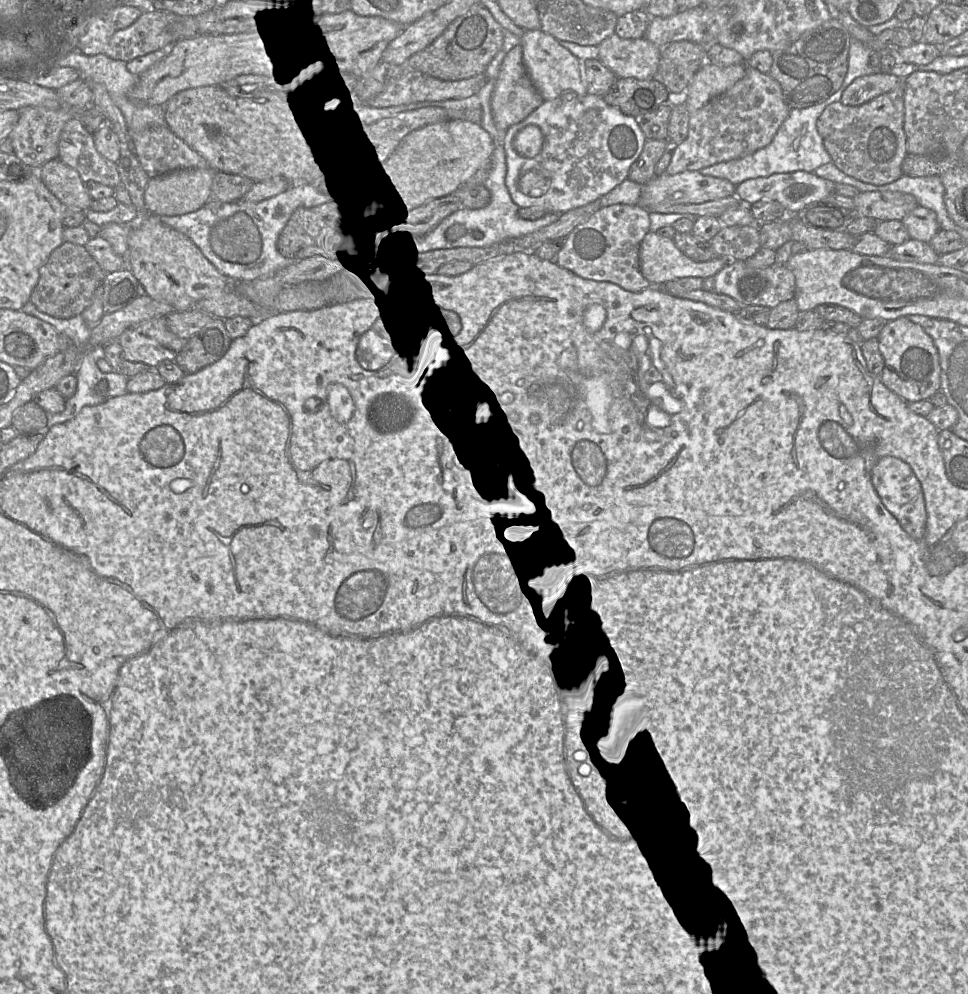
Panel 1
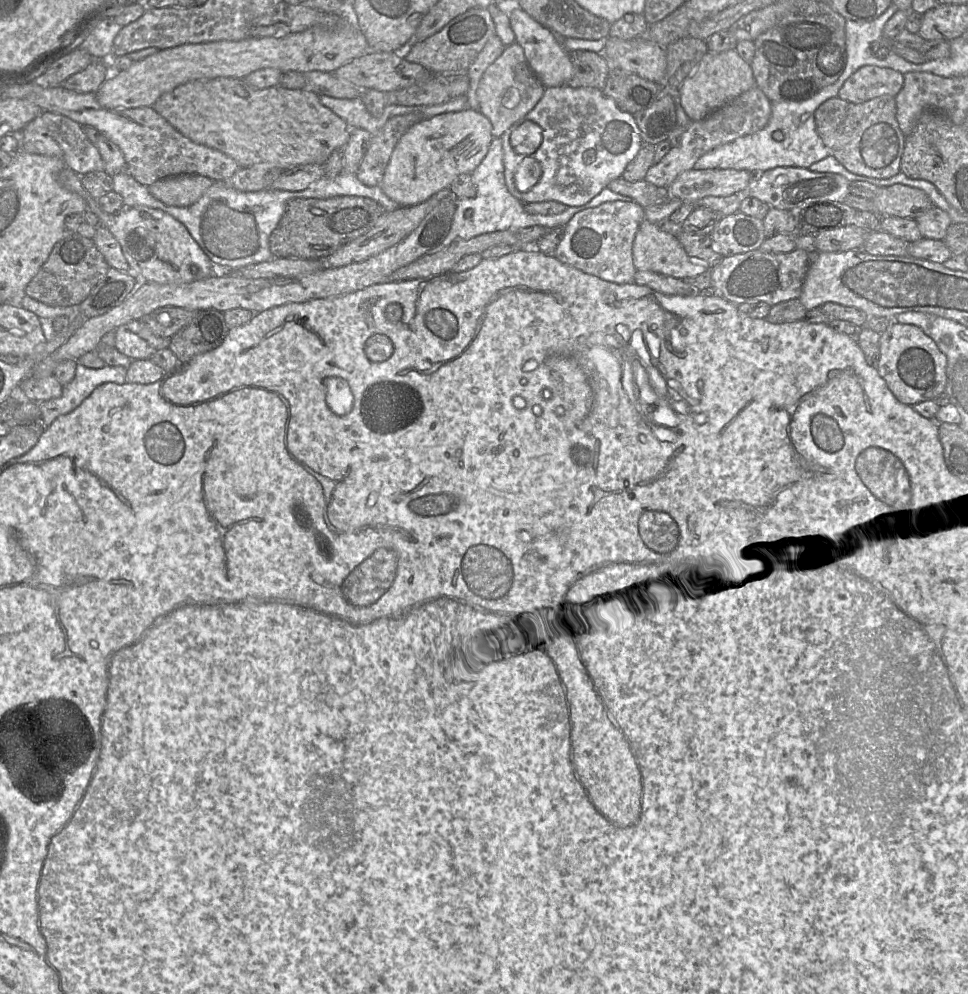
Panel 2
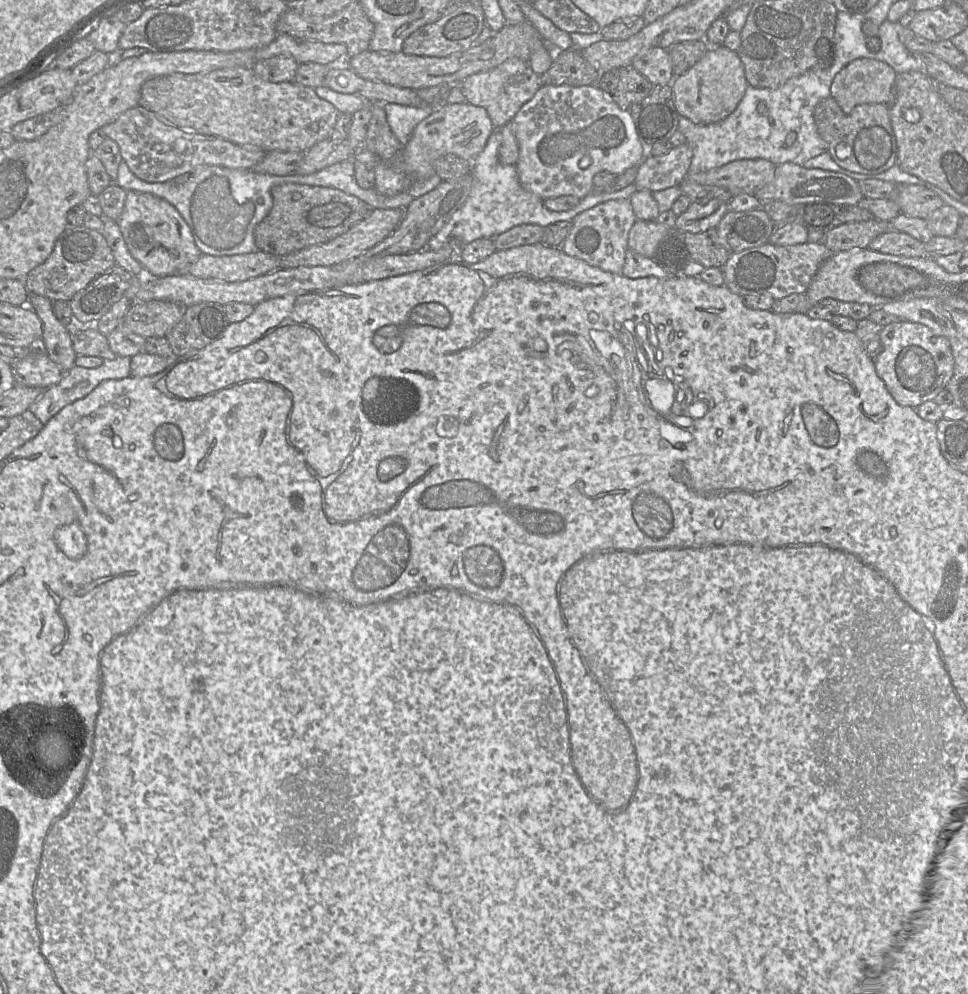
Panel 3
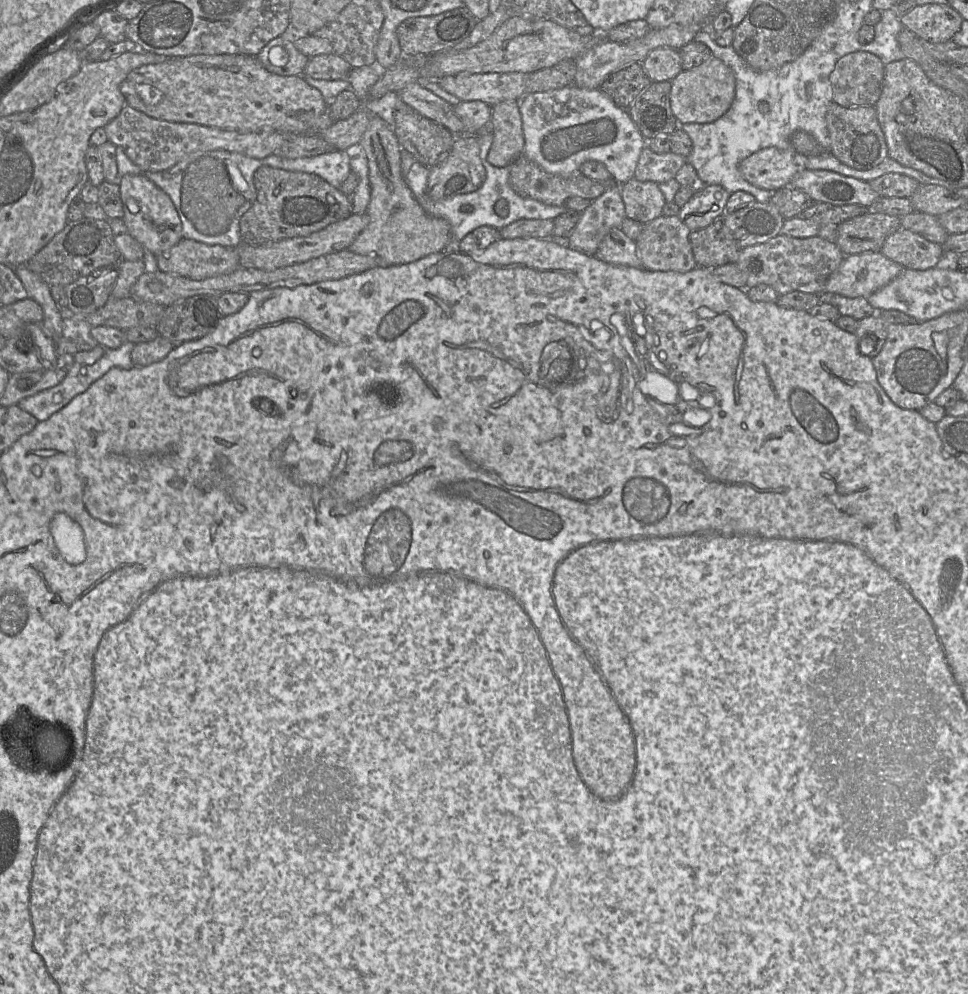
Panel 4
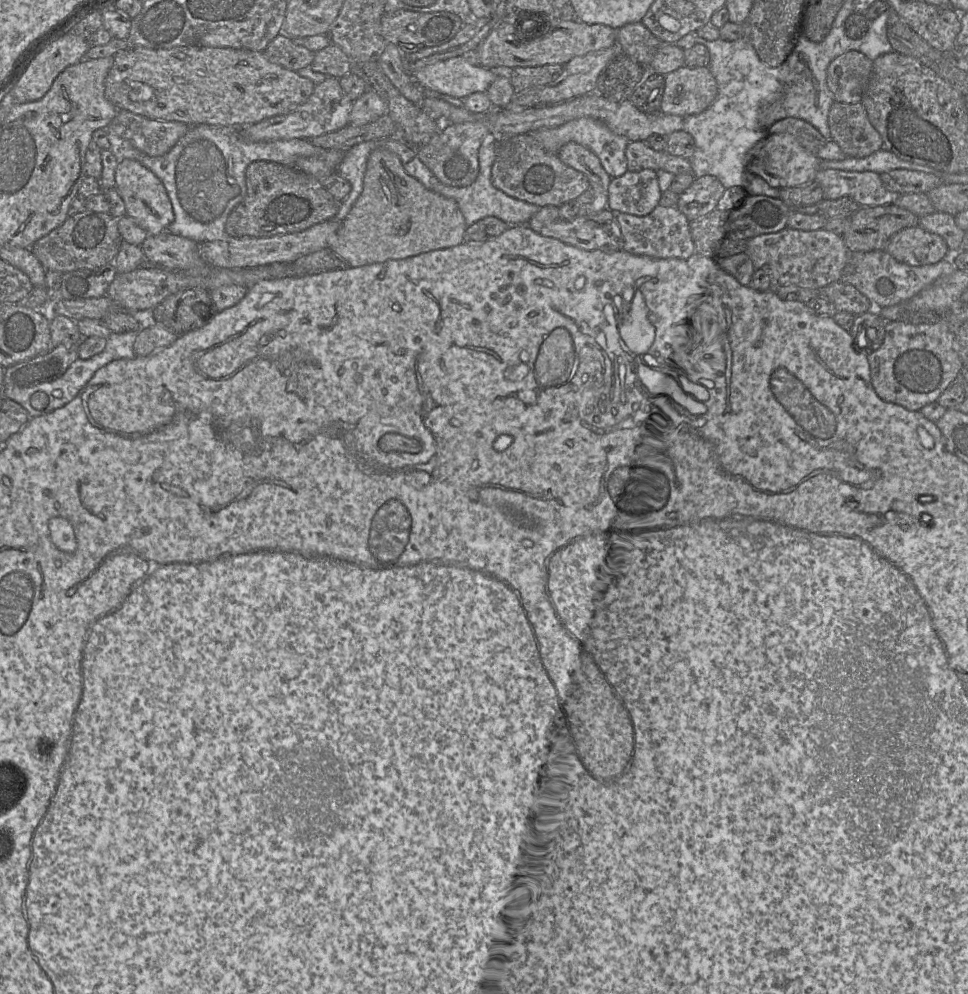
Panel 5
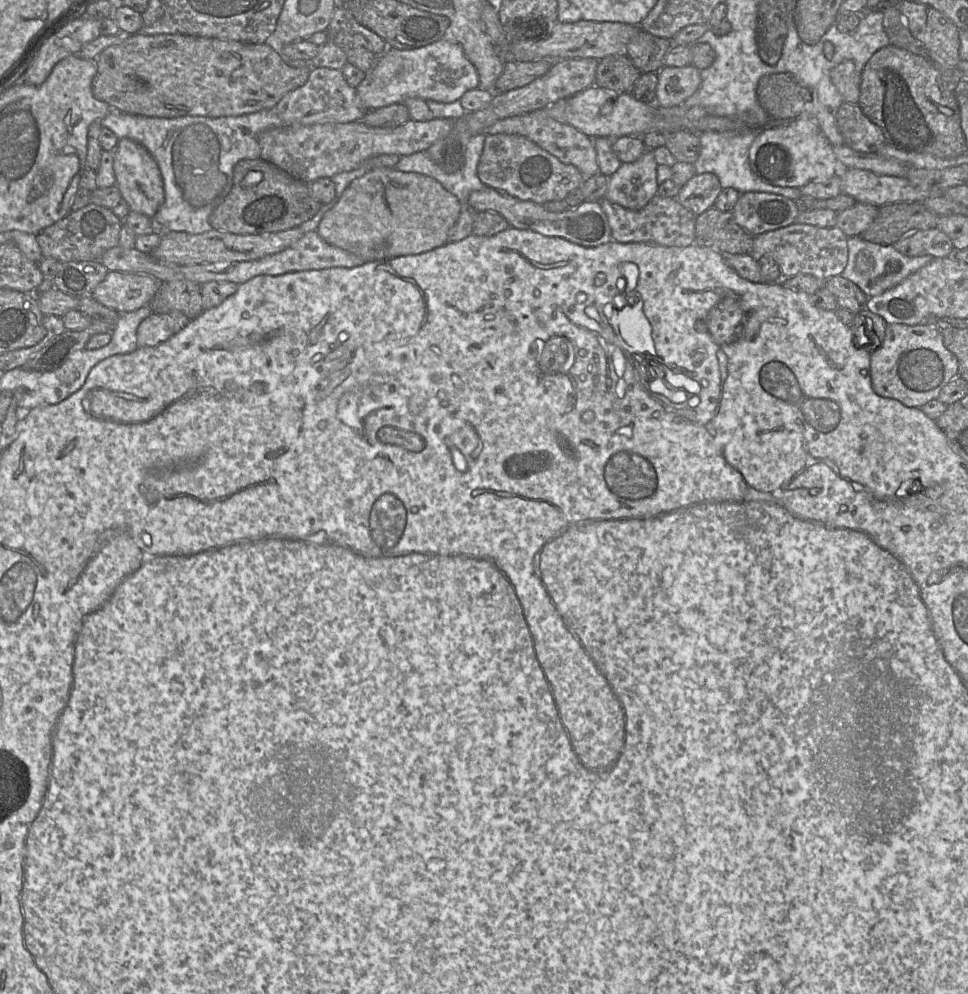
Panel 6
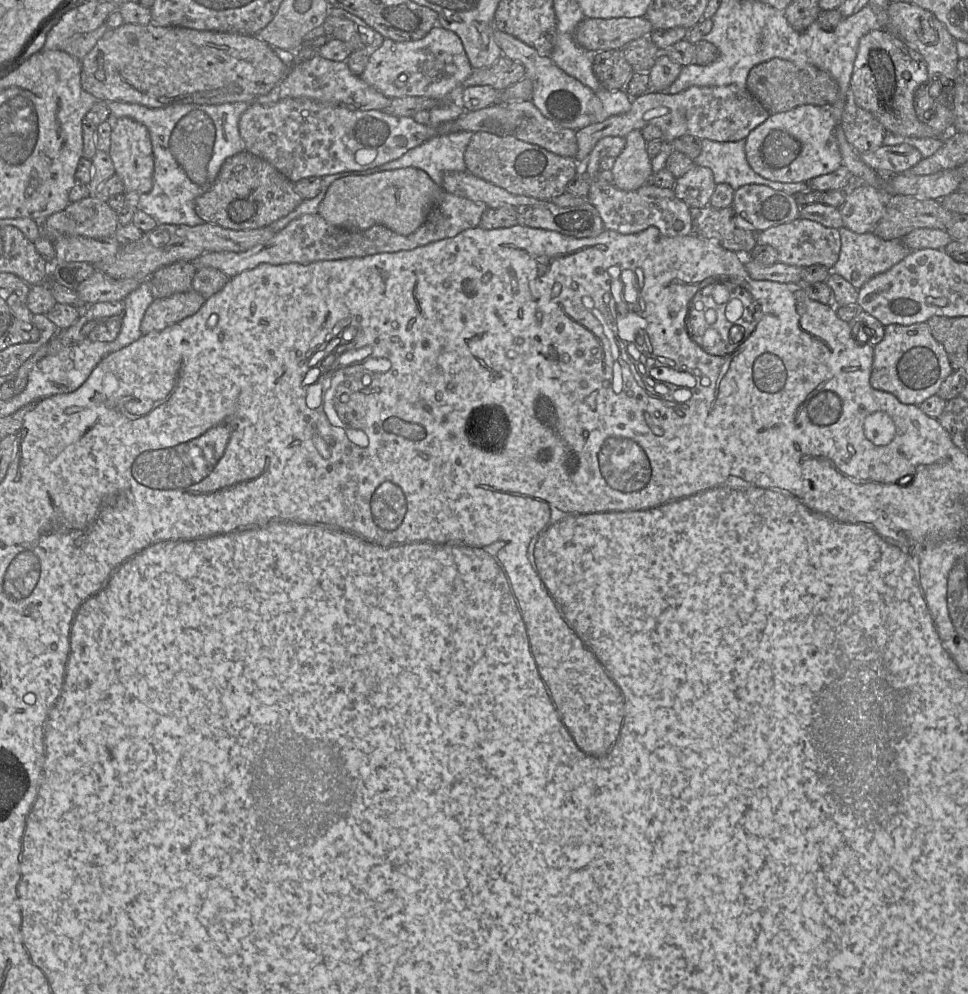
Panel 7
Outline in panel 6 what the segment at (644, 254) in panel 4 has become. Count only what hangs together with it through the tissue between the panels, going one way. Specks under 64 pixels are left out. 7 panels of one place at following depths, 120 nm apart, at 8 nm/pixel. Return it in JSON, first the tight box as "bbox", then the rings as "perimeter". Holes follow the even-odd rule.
{"bbox":[600,196,696,247],"perimeter":[[[654,196],[641,210],[630,210],[606,198],[600,201],[611,228],[612,240],[618,243],[644,243],[664,247],[687,247],[695,244],[696,216],[676,198]]]}

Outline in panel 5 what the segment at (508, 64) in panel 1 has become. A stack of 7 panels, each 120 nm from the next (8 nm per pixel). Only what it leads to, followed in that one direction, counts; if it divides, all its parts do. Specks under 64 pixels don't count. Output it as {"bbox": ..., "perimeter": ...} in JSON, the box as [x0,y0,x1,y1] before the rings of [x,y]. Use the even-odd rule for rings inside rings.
{"bbox":[412,56,501,99],"perimeter":[[[457,56],[424,66],[412,77],[422,88],[434,90],[448,96],[463,99],[475,92],[486,92],[501,71],[484,68],[469,56]]]}

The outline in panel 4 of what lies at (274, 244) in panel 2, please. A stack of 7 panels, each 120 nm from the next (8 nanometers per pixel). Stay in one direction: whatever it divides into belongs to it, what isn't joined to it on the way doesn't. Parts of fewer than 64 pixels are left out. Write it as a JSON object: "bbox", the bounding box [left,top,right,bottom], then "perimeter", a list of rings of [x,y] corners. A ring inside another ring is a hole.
{"bbox":[239,165,353,246],"perimeter":[[[263,165],[254,174],[254,185],[256,200],[239,223],[242,243],[252,246],[308,236],[353,214],[351,197],[315,174]]]}

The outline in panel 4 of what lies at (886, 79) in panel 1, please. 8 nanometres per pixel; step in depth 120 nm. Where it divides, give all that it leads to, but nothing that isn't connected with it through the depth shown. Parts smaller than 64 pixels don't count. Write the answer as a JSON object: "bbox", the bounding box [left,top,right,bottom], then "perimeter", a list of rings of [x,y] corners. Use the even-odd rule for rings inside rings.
{"bbox":[829,51,885,108],"perimeter":[[[857,51],[841,57],[829,76],[830,102],[844,108],[875,106],[885,65],[874,54]]]}

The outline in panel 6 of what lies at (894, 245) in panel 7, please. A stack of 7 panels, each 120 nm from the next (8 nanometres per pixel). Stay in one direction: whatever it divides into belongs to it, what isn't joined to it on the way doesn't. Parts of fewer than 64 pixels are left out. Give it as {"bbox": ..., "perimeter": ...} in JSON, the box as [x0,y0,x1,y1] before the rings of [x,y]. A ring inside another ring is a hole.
{"bbox":[841,236,933,297],"perimeter":[[[860,236],[848,237],[848,261],[841,276],[855,283],[868,297],[882,294],[898,285],[905,278],[926,265],[933,257],[905,256],[893,245],[880,245],[864,240]]]}

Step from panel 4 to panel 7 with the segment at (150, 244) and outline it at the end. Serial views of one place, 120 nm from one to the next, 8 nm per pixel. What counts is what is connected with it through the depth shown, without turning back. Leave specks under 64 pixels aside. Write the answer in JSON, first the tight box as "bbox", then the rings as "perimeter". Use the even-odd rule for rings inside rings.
{"bbox":[109,117,154,199],"perimeter":[[[128,117],[112,121],[111,144],[109,152],[115,173],[122,180],[124,194],[135,199],[149,193],[153,188],[154,156],[150,134],[146,126]]]}

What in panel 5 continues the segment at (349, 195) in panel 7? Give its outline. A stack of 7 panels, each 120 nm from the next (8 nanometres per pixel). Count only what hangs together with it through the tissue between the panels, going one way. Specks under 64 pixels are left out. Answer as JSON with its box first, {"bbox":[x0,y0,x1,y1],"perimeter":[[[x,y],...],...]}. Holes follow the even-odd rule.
{"bbox":[328,148,466,267],"perimeter":[[[376,148],[368,157],[363,190],[340,227],[329,237],[328,248],[341,257],[346,265],[359,267],[459,245],[463,242],[466,228],[465,218],[456,200],[428,189],[404,170],[404,163],[396,154]]]}

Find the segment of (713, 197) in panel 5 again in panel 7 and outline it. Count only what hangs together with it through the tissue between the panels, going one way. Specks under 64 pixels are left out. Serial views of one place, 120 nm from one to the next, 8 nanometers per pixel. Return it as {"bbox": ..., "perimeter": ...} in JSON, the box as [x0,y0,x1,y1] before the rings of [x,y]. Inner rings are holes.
{"bbox":[673,164,715,211],"perimeter":[[[695,164],[683,176],[676,179],[673,192],[692,210],[698,211],[709,205],[715,187],[712,170]]]}

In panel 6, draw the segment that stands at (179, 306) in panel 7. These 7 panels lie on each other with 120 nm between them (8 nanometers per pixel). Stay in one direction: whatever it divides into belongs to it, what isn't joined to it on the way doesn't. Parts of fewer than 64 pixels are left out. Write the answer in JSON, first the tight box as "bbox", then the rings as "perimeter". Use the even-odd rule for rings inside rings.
{"bbox":[137,312,189,347],"perimeter":[[[180,312],[168,314],[151,313],[137,329],[138,347],[153,347],[167,341],[181,331],[189,318]]]}

